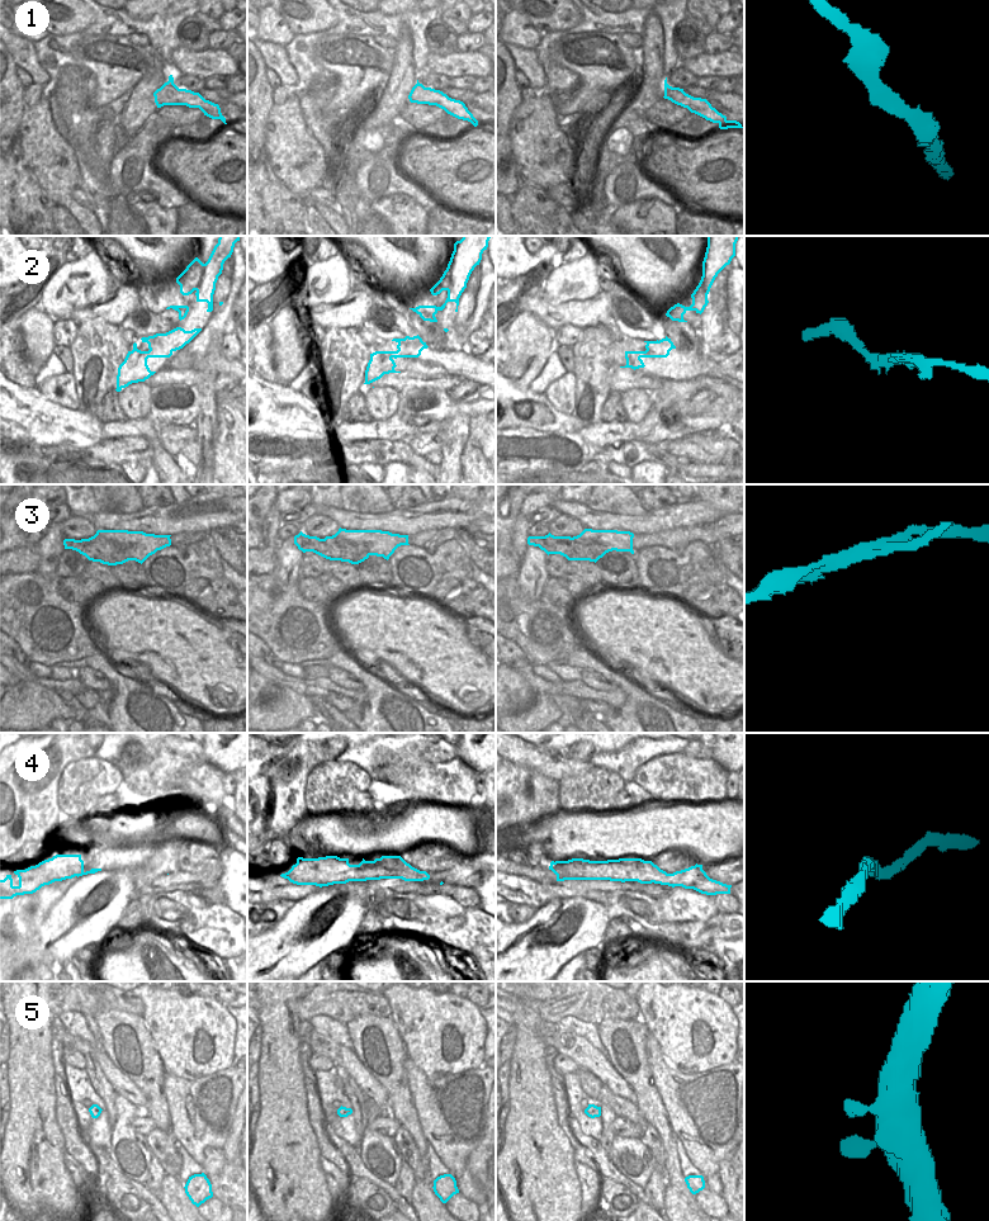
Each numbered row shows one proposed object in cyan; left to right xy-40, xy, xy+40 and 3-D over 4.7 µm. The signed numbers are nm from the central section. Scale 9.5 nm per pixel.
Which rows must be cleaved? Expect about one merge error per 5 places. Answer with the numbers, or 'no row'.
3

